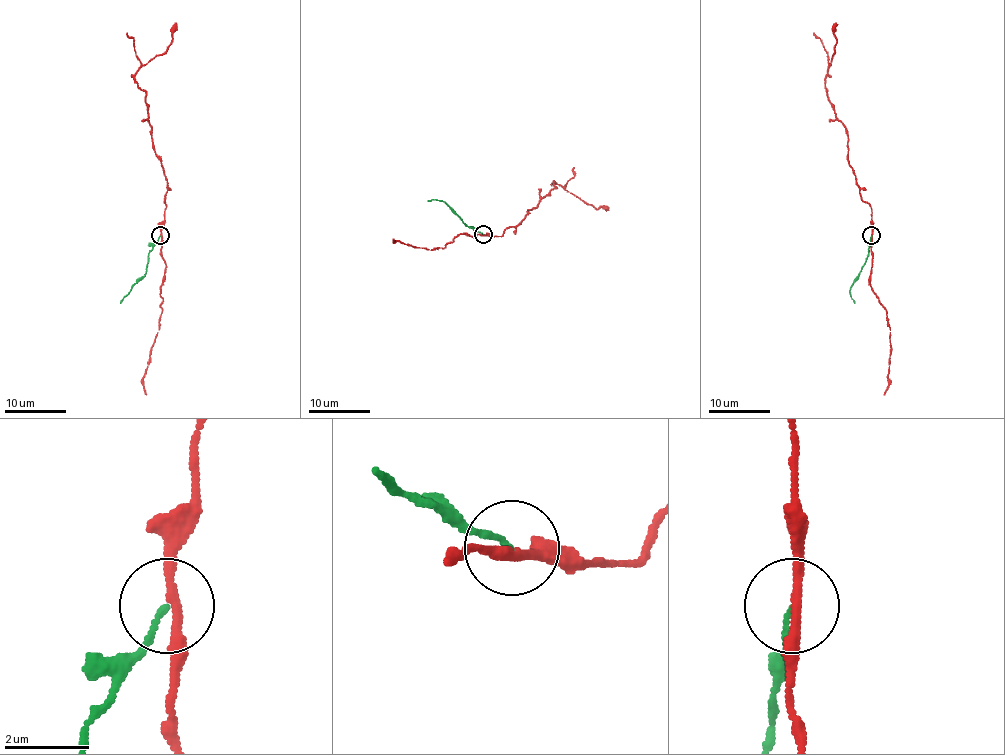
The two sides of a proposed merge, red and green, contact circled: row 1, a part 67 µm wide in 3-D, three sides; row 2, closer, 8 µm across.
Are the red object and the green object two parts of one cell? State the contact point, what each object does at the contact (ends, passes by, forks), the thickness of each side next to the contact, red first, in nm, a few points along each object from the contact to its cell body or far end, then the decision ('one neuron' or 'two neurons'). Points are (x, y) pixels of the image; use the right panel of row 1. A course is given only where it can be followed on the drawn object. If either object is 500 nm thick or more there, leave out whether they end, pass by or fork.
place (871, 235); red passes by; green ends; calibres 200 and 130 nm; course red (872, 234), (870, 207), (860, 197), (850, 165), (847, 128), (836, 117), (825, 85), (836, 44), (836, 22); course green (872, 236), (861, 271), (850, 288), (854, 303); two neurons

